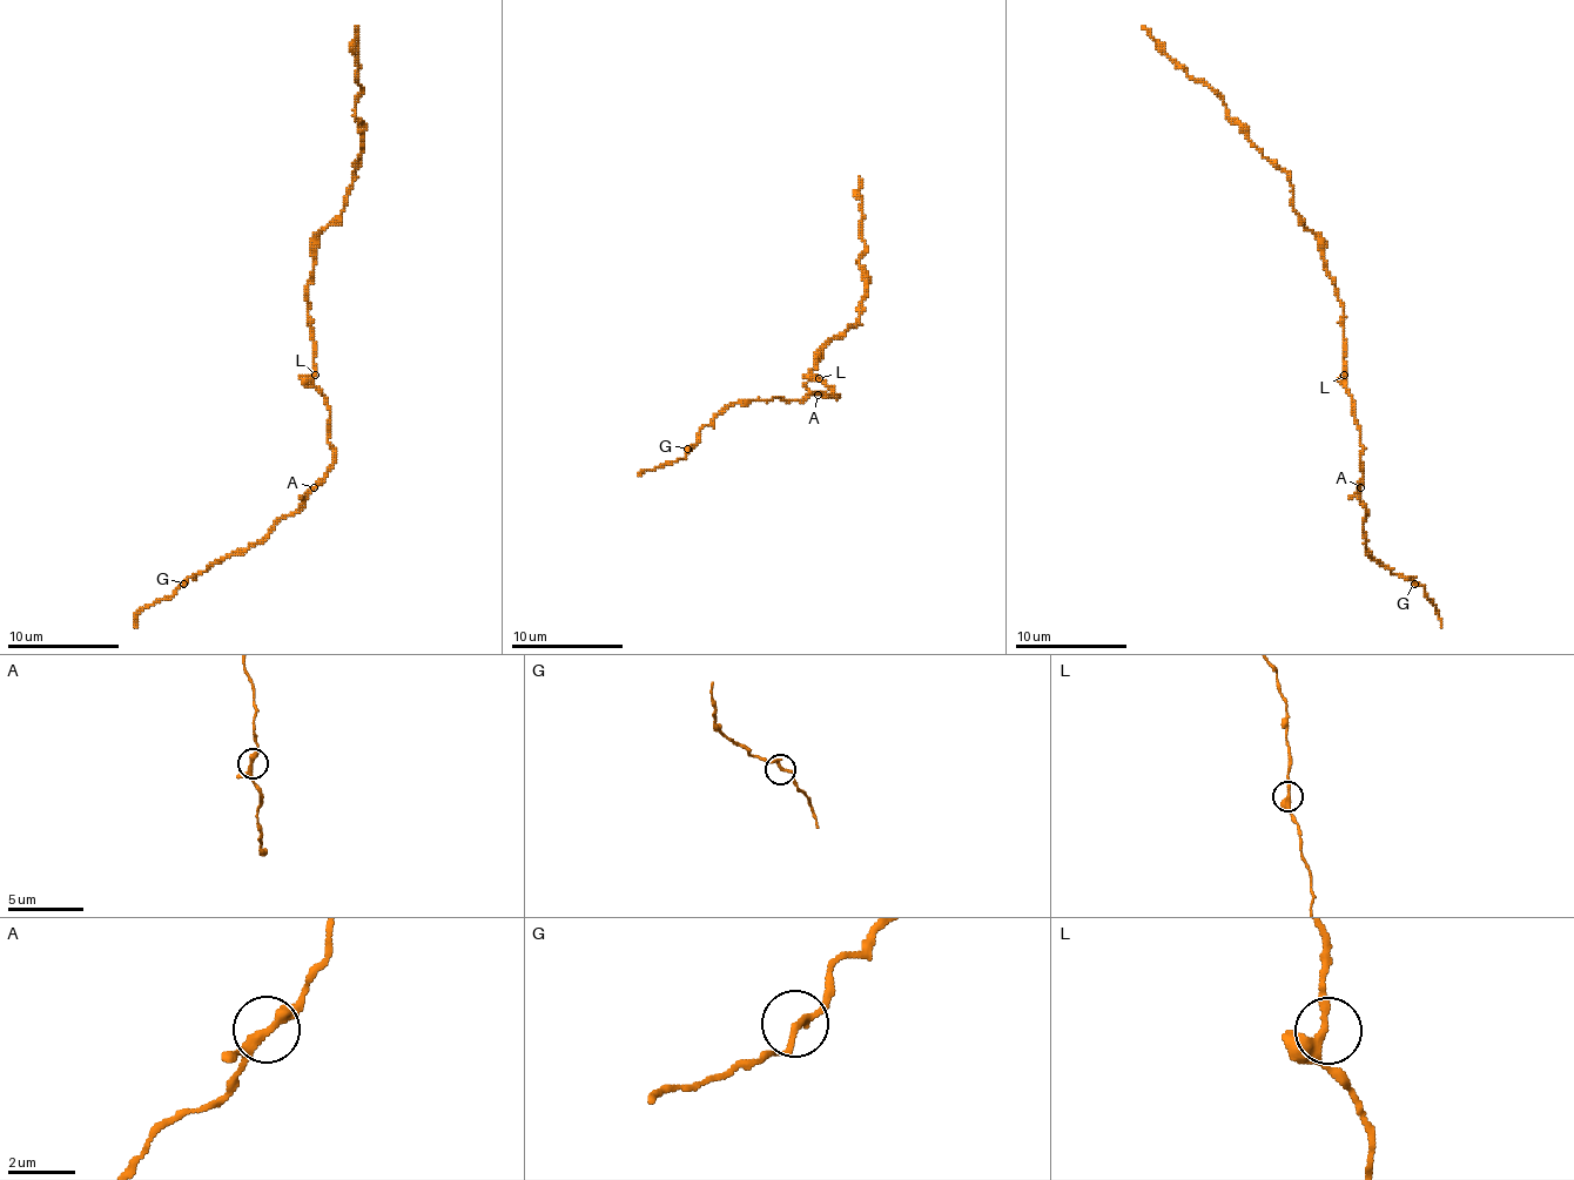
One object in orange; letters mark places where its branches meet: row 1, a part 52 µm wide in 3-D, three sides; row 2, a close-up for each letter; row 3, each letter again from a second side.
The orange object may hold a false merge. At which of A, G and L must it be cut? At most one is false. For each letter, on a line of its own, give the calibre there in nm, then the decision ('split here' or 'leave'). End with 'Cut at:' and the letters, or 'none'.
A: 240 nm thick; leave
G: 190 nm thick; leave
L: 240 nm thick; leave
Cut at: none

